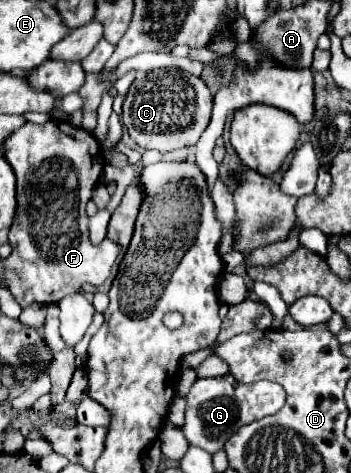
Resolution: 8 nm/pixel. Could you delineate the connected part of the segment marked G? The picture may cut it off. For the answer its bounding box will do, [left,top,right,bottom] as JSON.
[182,374,286,454]

